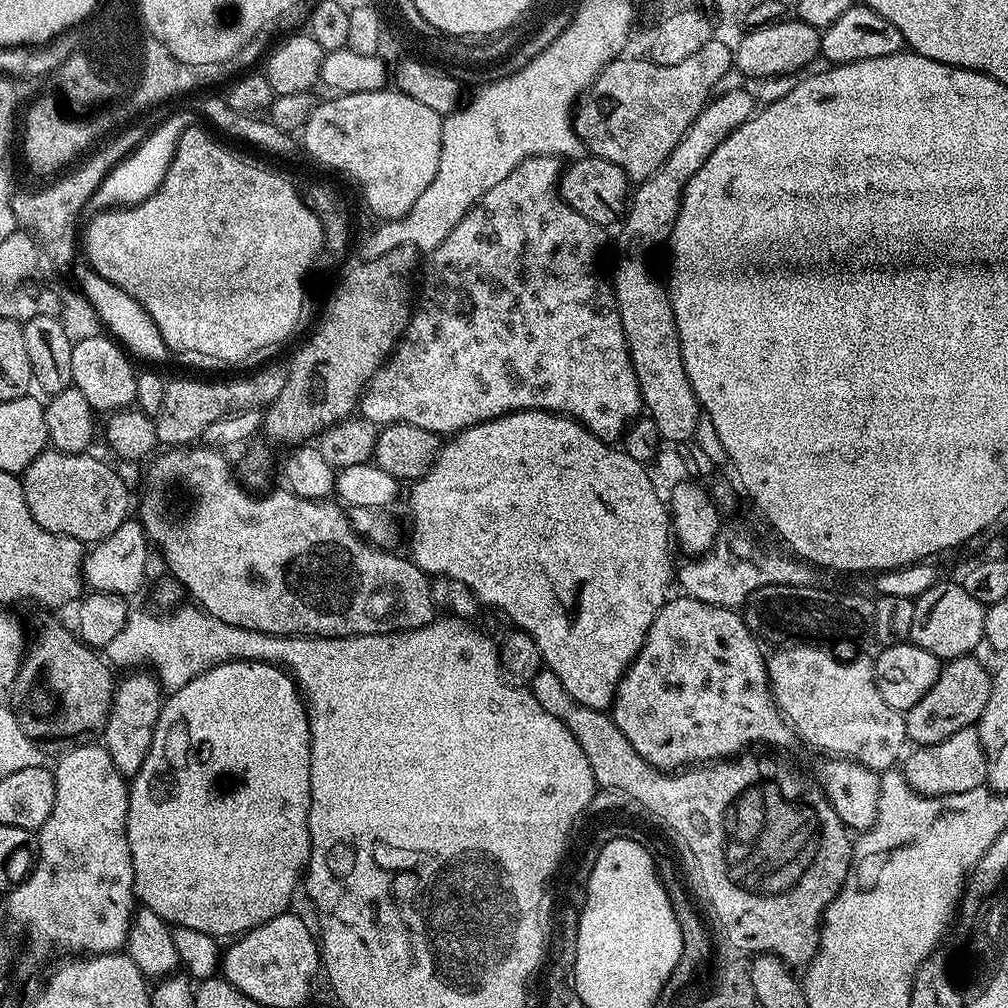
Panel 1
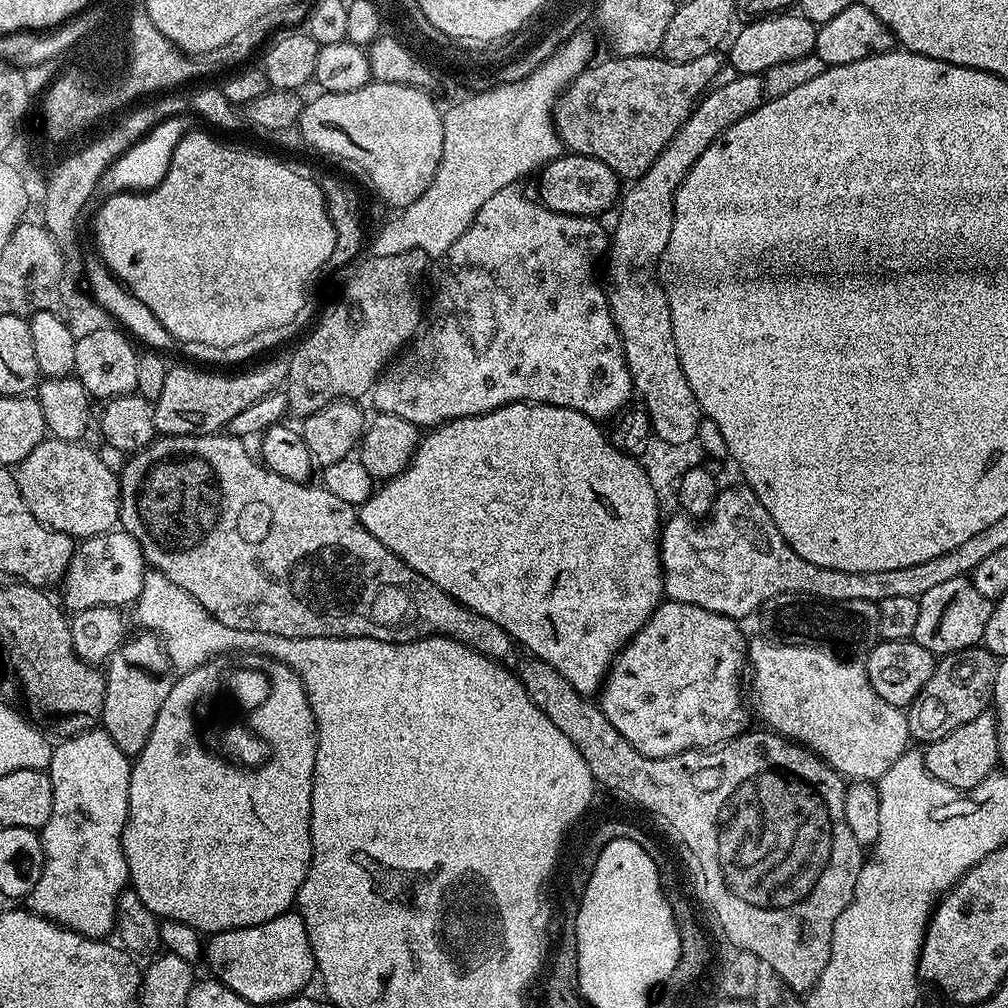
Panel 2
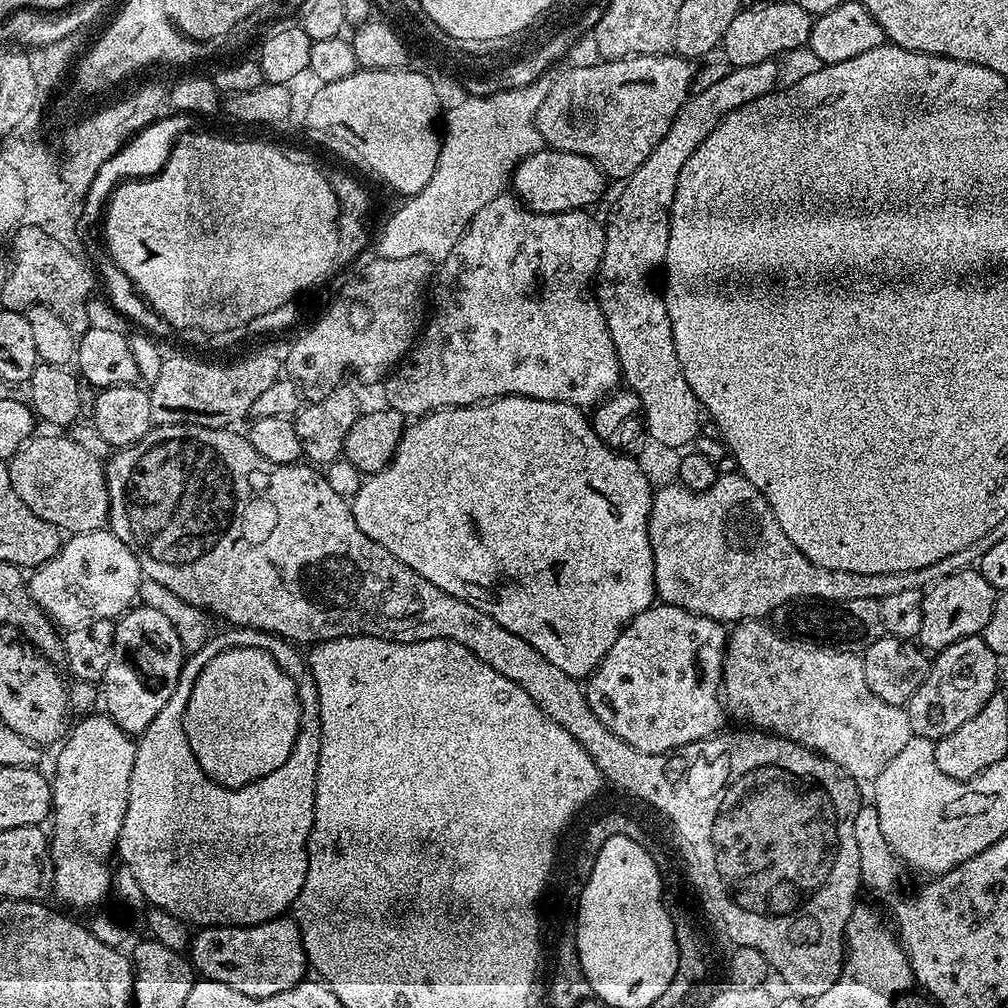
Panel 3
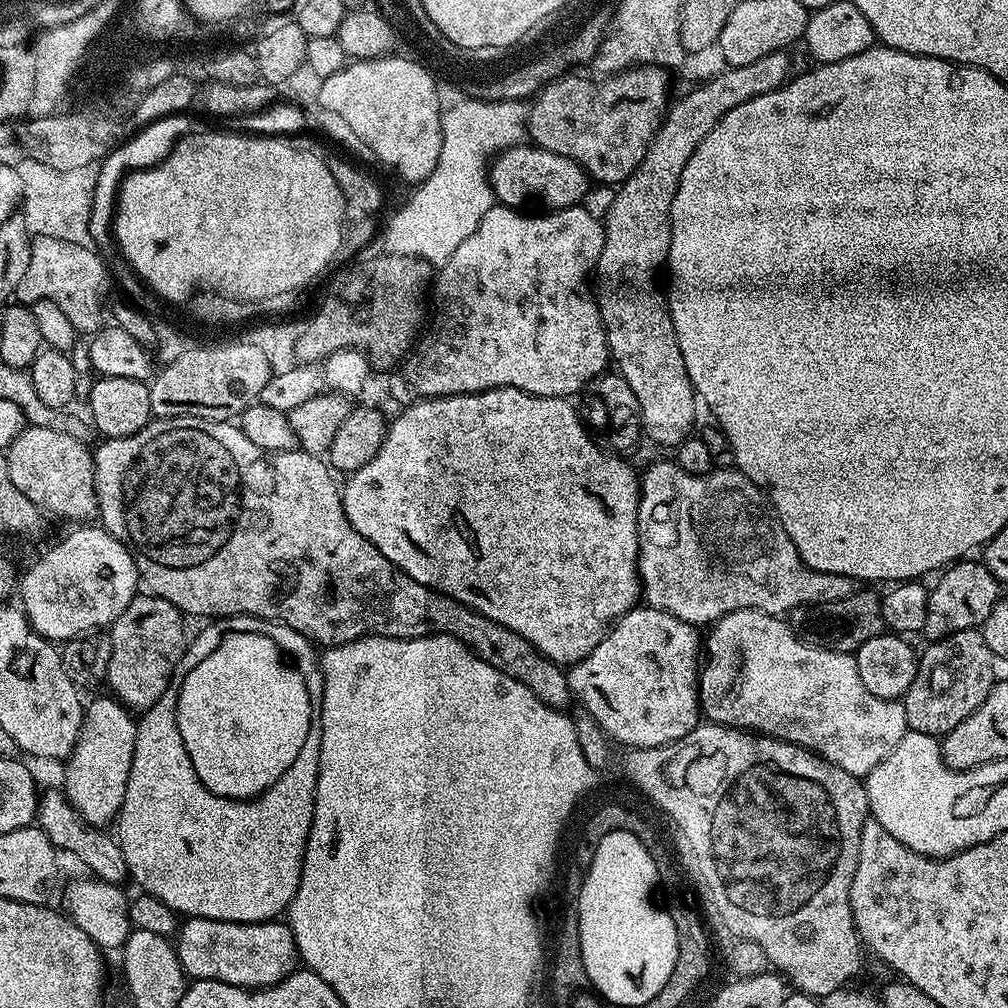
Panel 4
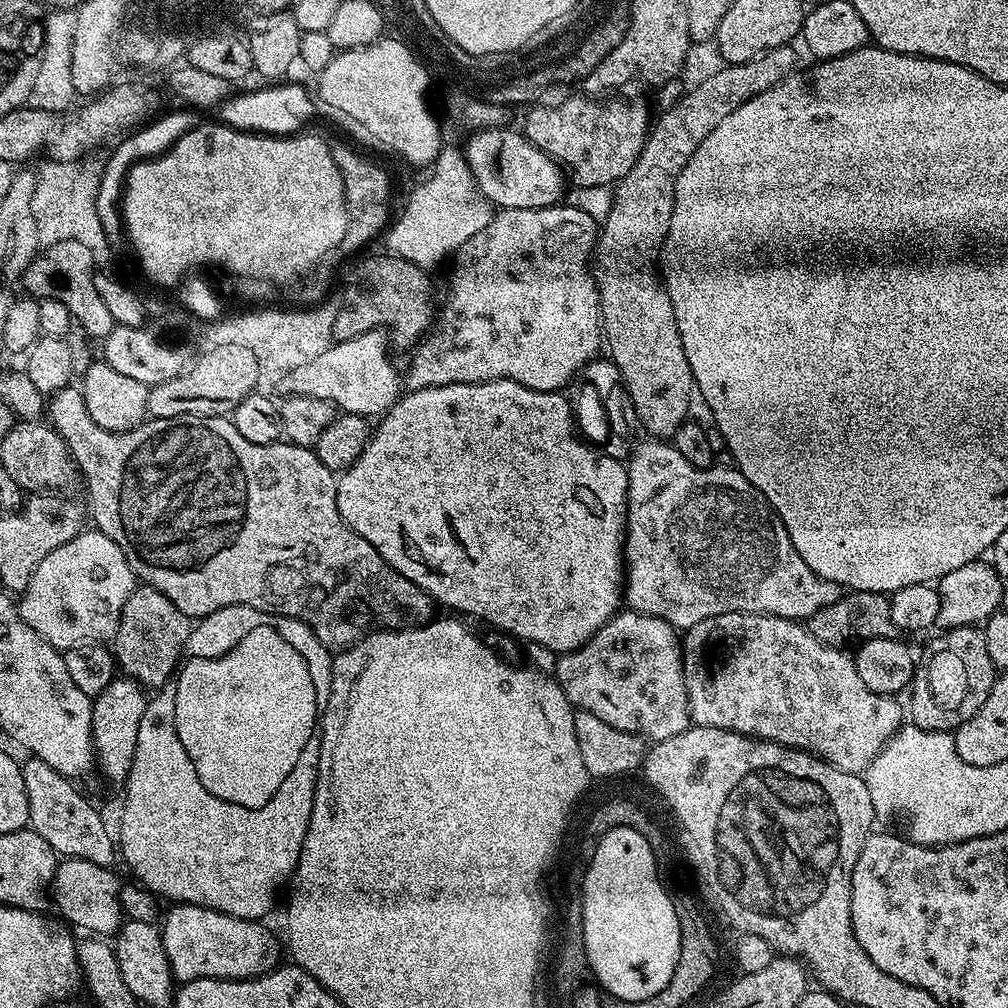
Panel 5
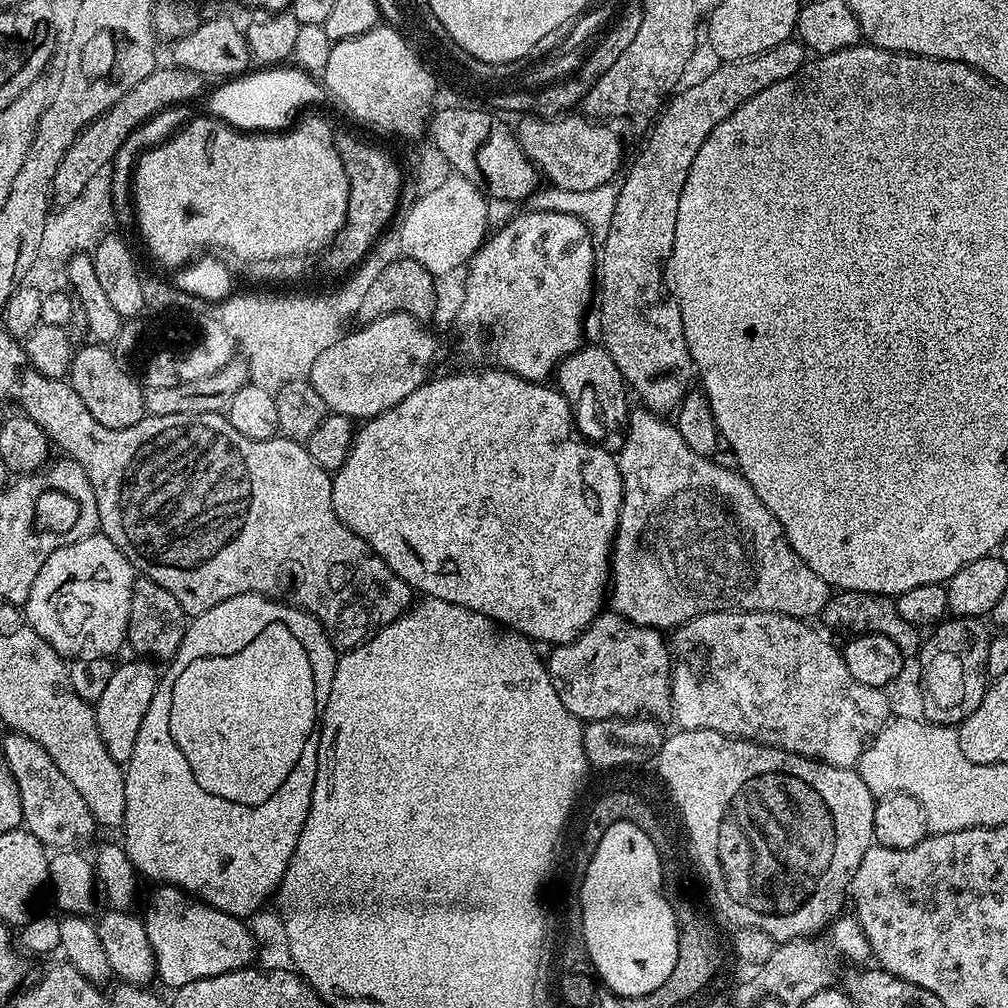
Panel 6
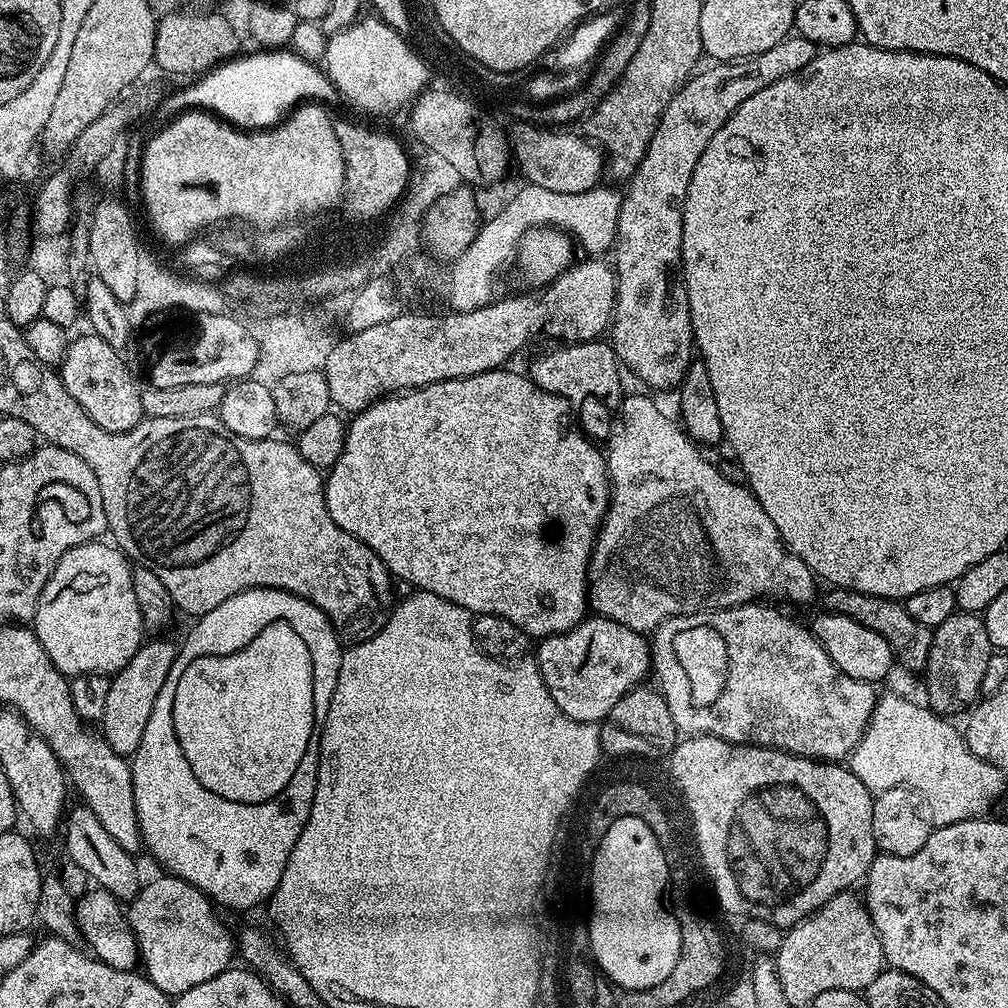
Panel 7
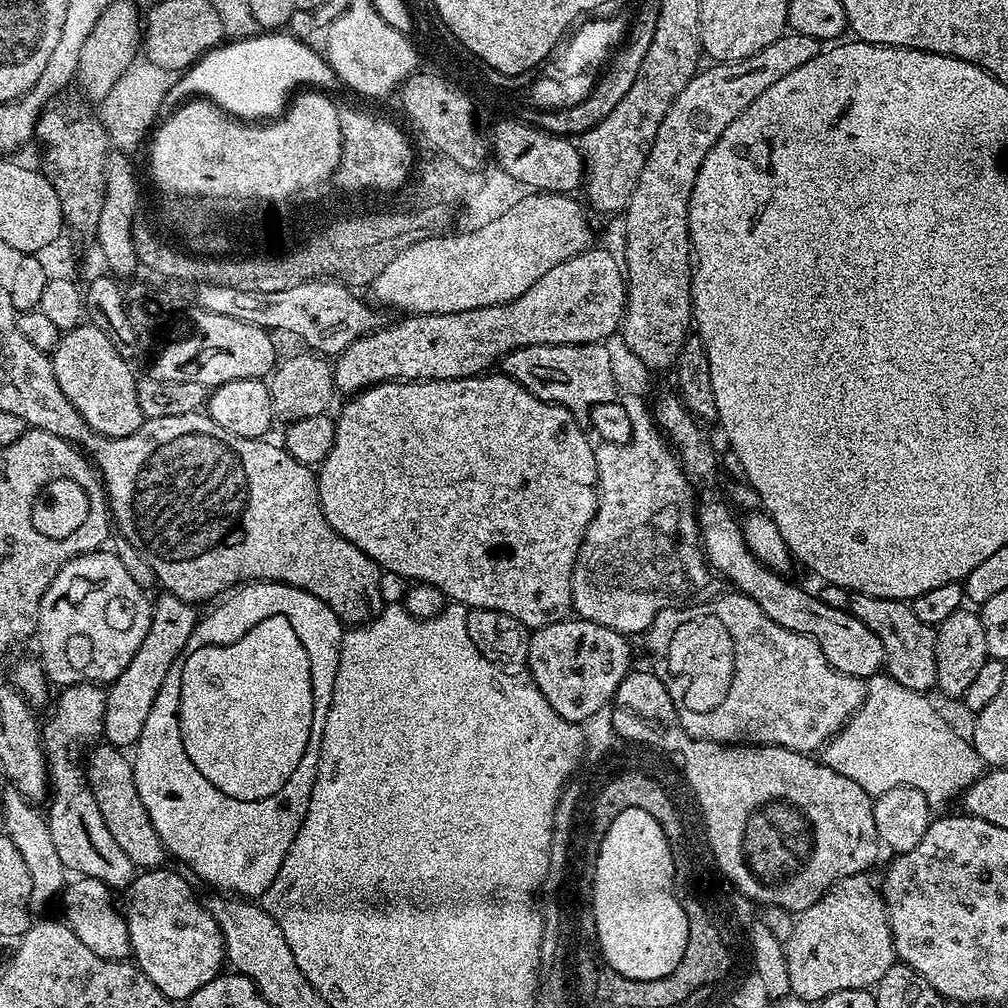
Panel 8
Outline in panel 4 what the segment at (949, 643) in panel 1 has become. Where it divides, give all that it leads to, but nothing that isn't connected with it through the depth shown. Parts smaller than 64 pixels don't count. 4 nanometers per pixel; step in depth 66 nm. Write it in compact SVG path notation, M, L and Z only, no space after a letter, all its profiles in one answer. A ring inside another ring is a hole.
M965 558L941 571L936 585L931 585L928 594L928 610L923 635L929 641L940 640L962 630L979 629L990 618L997 600L1001 599L1001 581L996 580L990 570L976 558Z

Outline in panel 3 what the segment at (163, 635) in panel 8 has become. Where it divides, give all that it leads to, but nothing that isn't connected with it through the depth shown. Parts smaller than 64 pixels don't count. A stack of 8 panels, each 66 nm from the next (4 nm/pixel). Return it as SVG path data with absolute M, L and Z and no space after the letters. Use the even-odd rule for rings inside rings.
M106 714L100 716L85 715L85 720L80 720L71 725L66 739L59 745L60 753L56 756L56 773L51 773L50 783L52 786L52 811L50 813L50 847L52 849L52 892L57 896L63 907L68 908L92 908L95 904L103 902L112 892L113 865L108 865L108 859L113 859L116 852L116 840L120 837L122 822L126 818L126 802L130 794L130 774L134 770L134 758L136 757L136 740L129 736L127 732L116 725L116 723Z

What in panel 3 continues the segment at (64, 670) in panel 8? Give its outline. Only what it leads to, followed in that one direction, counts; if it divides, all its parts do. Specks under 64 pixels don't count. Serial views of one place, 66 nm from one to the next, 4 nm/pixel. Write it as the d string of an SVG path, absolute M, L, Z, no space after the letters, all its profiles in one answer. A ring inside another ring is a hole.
M101 530L69 535L61 543L60 553L40 565L27 577L27 586L34 602L47 614L53 624L67 630L91 620L115 621L123 616L133 607L137 599L141 579L140 563L127 542L119 540L111 530Z

